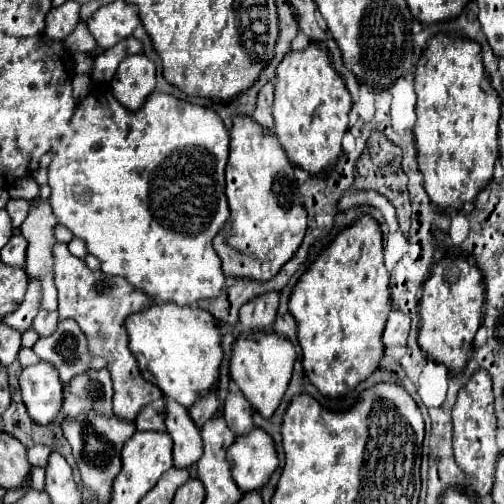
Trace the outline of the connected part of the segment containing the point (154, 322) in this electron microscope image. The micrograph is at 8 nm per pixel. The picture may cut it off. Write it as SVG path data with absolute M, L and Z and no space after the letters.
M172 301L152 303L144 311L128 317L126 329L128 347L138 361L140 373L160 387L166 397L190 407L196 395L216 387L218 367L222 363L222 331L208 311L190 305L180 307Z

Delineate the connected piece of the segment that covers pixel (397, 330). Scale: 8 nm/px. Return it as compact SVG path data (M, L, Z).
M392 311L390 317L388 317L384 335L382 335L384 347L396 345L396 343L398 343L398 345L404 345L406 339L408 339L408 331L410 331L408 315L404 315L404 313L400 313L400 311Z

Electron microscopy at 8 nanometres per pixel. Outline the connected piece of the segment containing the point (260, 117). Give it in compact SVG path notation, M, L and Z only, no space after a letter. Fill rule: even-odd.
M270 81L266 85L262 85L262 89L258 93L258 99L256 99L254 113L252 113L252 119L258 121L270 133L274 131L274 121L272 121L272 93L274 93L274 87L272 87Z

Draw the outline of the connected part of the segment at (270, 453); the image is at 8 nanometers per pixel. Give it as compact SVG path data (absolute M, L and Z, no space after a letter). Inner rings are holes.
M258 427L236 437L234 445L226 453L226 461L230 463L232 477L242 493L260 489L278 467L274 441Z

